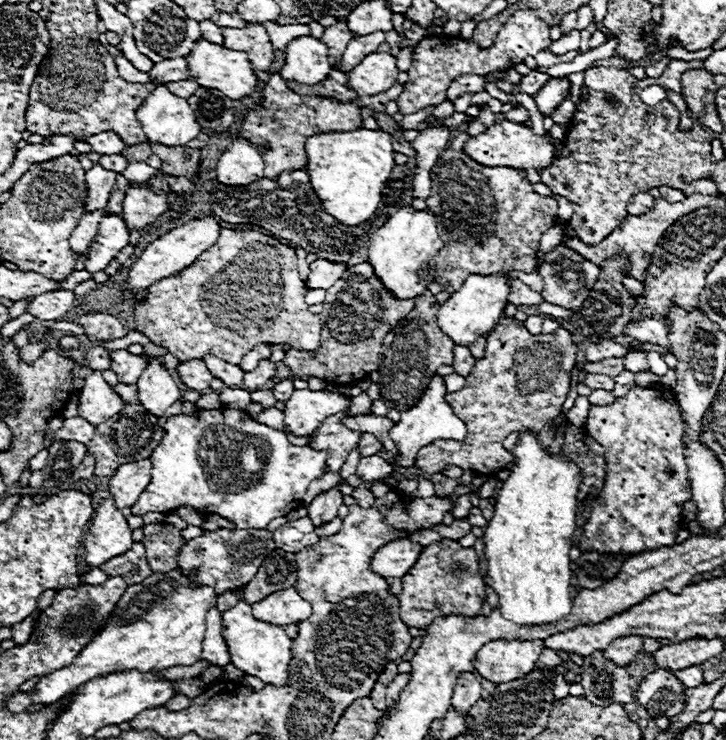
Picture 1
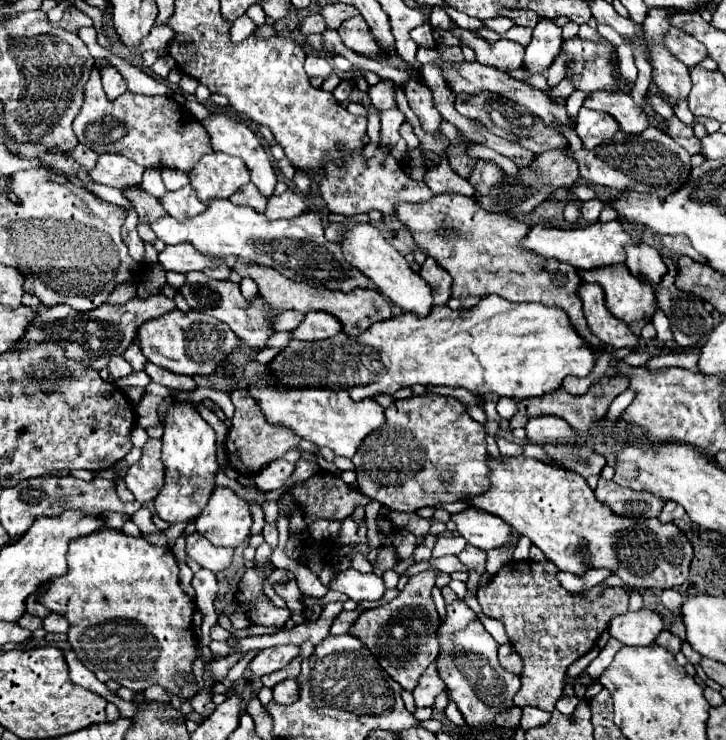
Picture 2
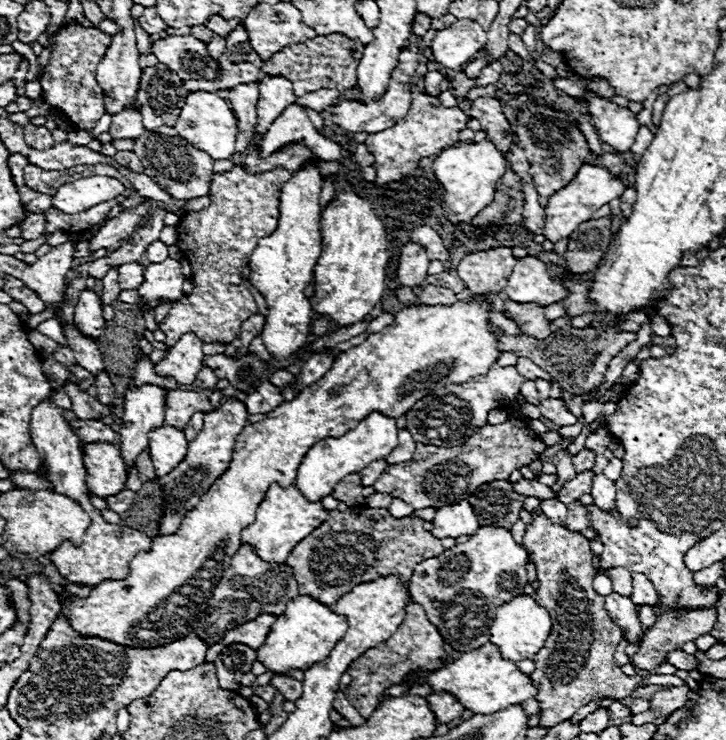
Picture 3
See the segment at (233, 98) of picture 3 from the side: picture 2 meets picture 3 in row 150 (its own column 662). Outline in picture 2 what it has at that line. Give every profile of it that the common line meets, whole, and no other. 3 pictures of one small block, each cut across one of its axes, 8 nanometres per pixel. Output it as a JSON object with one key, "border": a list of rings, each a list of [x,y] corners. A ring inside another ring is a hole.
{"border":[[[662,236],[662,244],[664,244],[668,250],[676,252],[676,254],[686,254],[686,256],[690,256],[690,258],[696,260],[696,262],[704,262],[704,256],[700,256],[700,254],[692,248],[692,244],[688,244],[688,238],[686,238],[686,236]]]}

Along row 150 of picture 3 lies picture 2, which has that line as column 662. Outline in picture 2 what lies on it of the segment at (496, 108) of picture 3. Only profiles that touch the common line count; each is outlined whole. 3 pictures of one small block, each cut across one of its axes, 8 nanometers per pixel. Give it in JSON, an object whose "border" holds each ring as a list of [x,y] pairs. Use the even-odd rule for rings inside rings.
{"border":[[[604,478],[598,480],[596,498],[612,508],[612,512],[616,512],[618,516],[634,518],[656,518],[664,506],[664,500],[652,496],[650,492],[636,492]]]}

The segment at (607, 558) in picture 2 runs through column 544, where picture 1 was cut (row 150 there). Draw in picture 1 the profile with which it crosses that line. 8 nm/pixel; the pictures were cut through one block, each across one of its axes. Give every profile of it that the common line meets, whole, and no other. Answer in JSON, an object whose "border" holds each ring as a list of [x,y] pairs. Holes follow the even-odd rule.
{"border":[[[502,120],[498,124],[488,126],[484,134],[472,136],[464,144],[464,152],[472,156],[472,160],[478,160],[480,164],[486,164],[490,168],[494,166],[508,166],[508,168],[546,168],[556,160],[556,150],[550,140],[550,136],[536,136],[534,130],[526,124]]]}

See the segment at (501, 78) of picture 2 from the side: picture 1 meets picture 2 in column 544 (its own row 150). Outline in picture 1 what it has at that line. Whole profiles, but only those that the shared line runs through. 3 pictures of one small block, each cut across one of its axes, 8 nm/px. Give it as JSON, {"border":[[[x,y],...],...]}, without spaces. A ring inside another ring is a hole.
{"border":[[[102,132],[102,134],[96,134],[96,136],[92,136],[92,138],[88,138],[86,140],[90,146],[92,146],[92,150],[94,152],[98,152],[98,154],[120,154],[120,152],[124,152],[128,146],[126,146],[126,142],[118,136],[118,134],[114,134],[114,132]]]}

